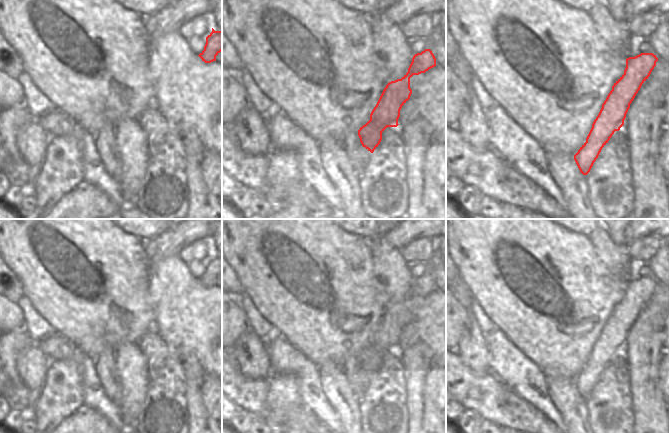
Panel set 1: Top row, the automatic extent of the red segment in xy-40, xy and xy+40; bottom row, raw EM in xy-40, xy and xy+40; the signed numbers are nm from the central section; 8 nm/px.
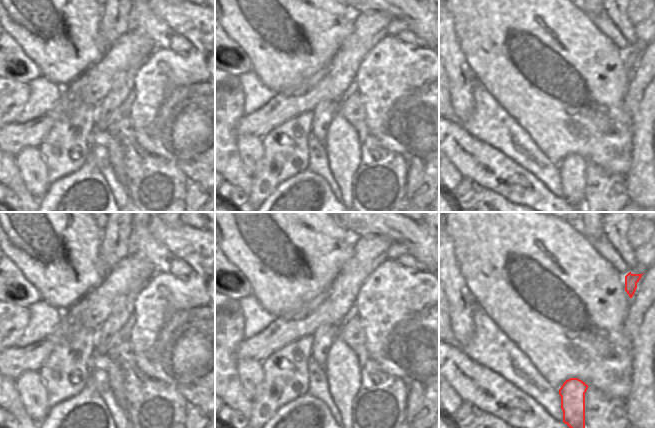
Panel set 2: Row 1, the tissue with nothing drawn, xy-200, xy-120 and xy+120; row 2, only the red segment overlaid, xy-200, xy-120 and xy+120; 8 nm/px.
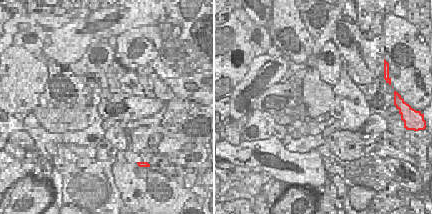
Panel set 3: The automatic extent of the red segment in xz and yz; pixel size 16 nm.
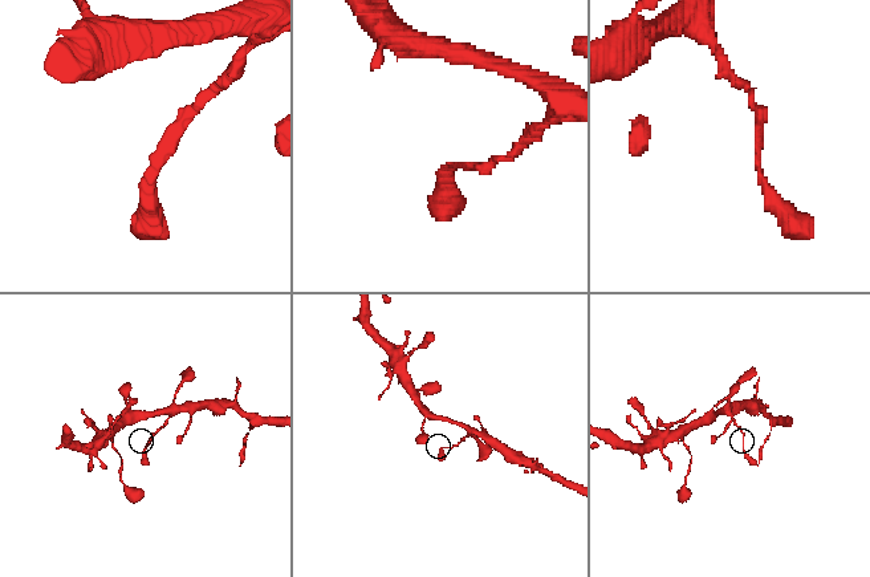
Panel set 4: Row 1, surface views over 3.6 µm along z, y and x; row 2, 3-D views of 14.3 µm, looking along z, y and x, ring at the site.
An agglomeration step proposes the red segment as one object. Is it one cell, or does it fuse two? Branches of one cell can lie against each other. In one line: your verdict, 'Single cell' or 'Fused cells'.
Single cell

